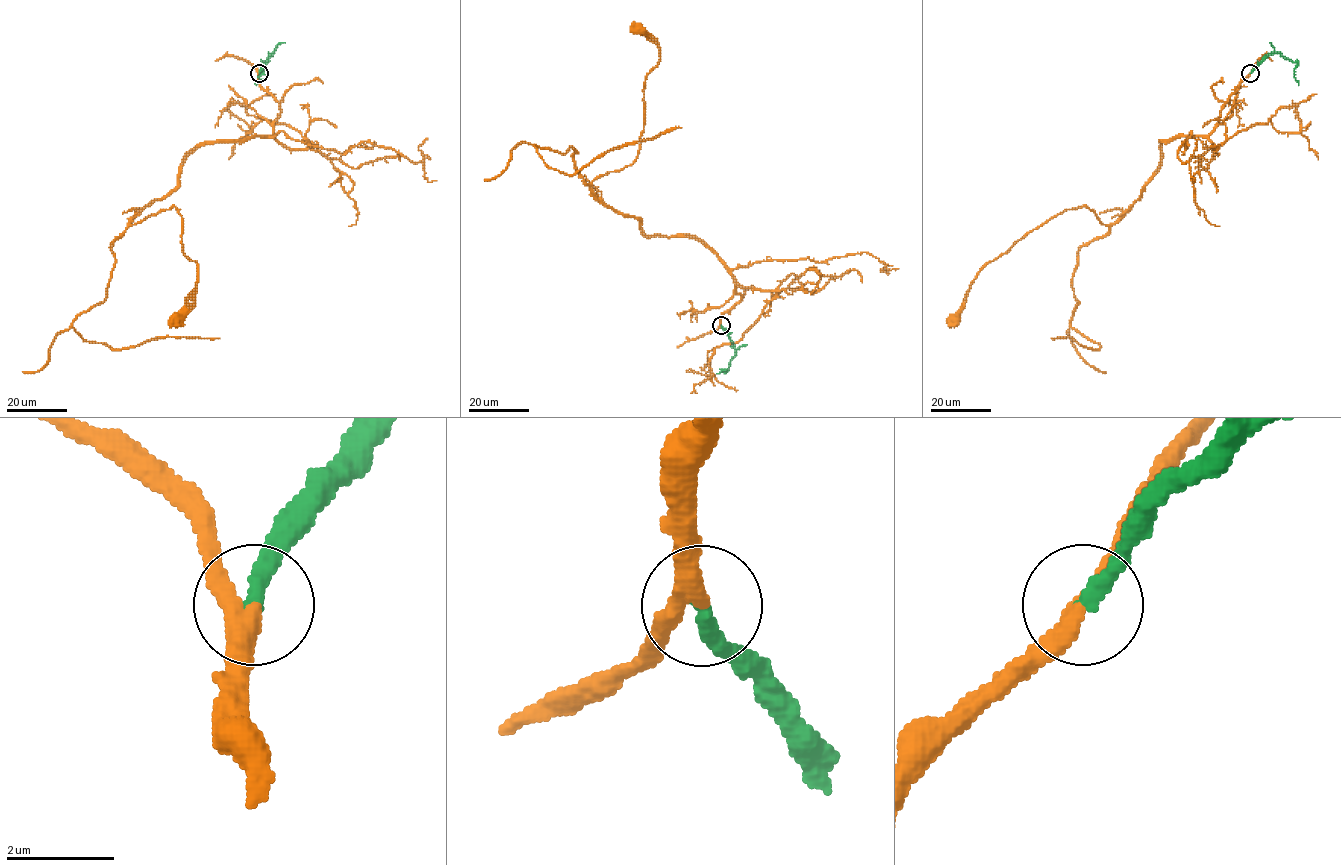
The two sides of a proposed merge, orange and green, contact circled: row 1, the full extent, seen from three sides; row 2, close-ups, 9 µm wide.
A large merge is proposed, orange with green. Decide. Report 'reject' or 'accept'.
accept

